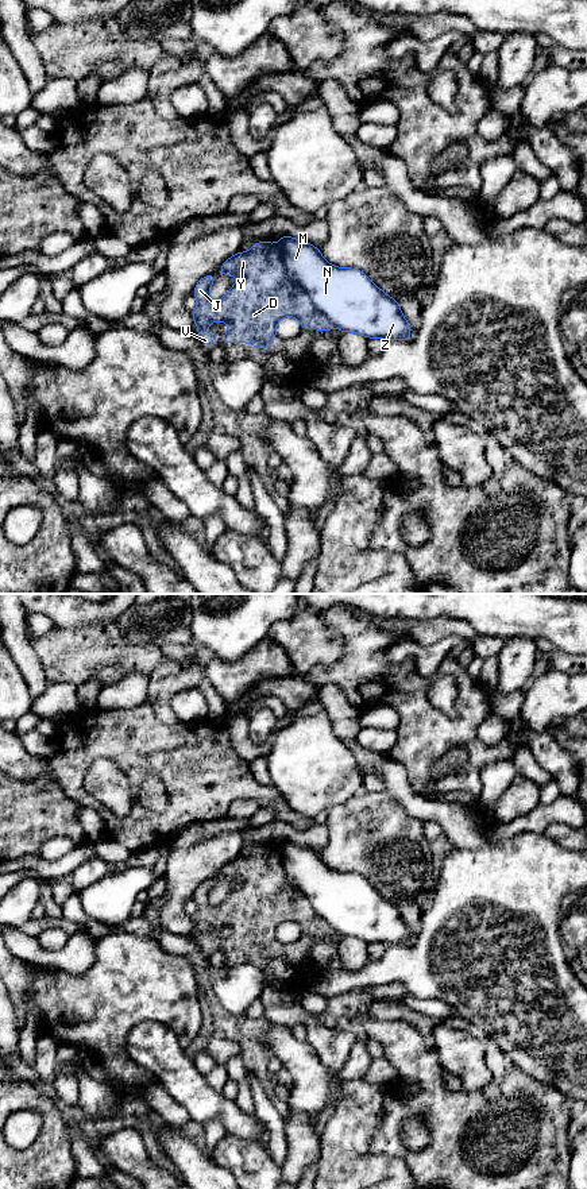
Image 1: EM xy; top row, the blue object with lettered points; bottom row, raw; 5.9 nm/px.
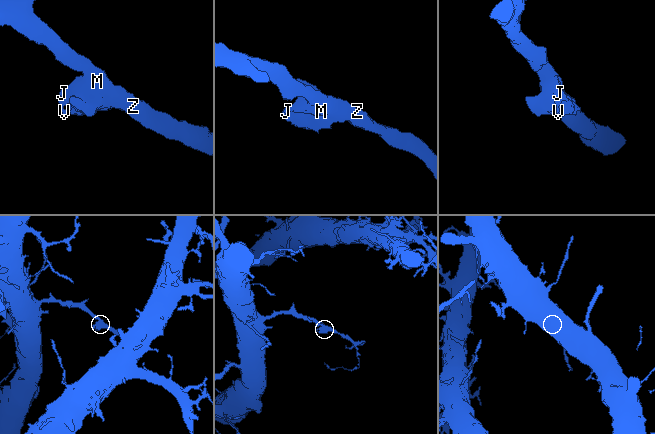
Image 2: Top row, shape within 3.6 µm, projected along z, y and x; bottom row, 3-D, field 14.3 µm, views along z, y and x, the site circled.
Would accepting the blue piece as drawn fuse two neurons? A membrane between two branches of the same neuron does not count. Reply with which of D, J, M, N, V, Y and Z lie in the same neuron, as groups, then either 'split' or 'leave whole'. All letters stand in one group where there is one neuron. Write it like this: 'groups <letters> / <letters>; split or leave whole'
groups D J V Y / M N Z; split

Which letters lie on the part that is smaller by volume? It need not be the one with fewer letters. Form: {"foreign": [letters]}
{"foreign": ["D", "J", "V", "Y"]}

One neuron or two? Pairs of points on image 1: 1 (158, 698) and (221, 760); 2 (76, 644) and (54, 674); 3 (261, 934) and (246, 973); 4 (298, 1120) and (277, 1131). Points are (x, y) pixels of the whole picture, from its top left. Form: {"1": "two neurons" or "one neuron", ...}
{"1": "two neurons", "2": "one neuron", "3": "two neurons", "4": "two neurons"}

